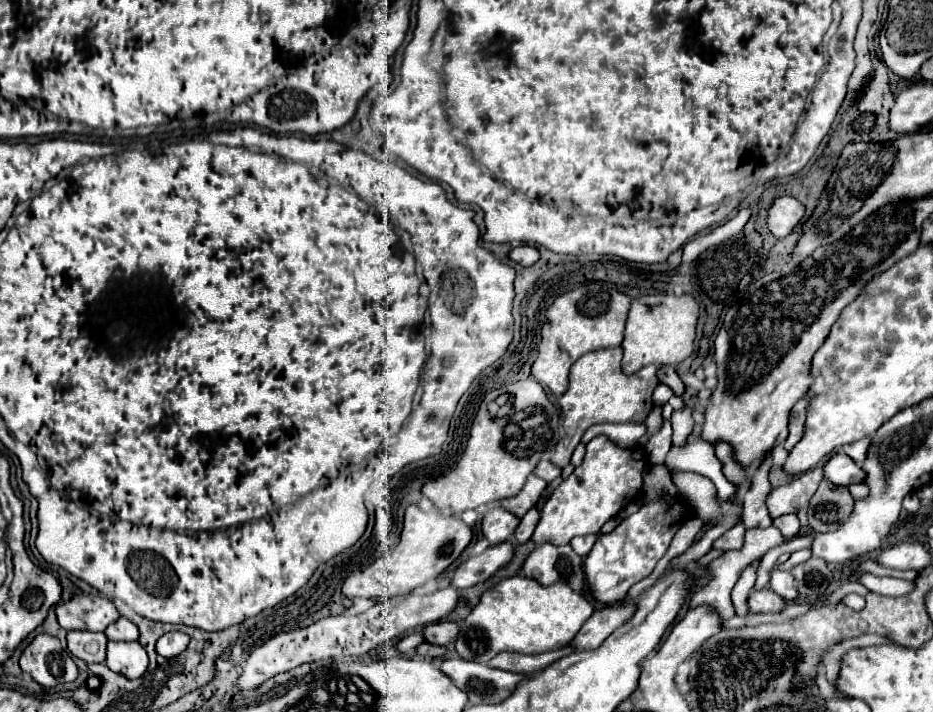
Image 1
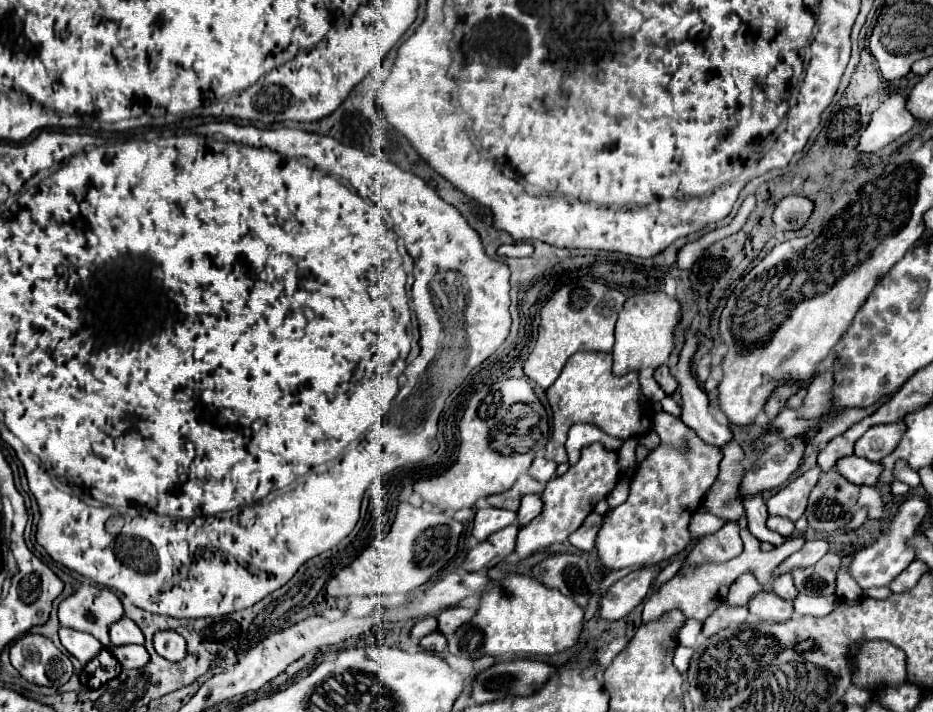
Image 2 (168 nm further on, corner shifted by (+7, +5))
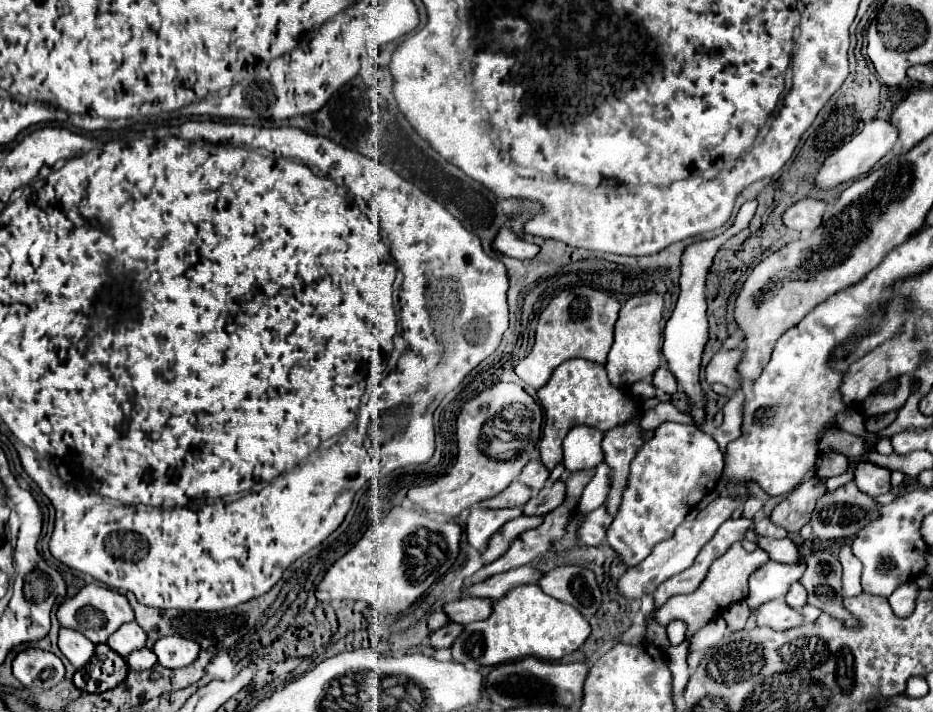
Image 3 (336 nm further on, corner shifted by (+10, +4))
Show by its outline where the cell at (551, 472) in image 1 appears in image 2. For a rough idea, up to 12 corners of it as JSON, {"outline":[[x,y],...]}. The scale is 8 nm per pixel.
{"outline":[[536,456],[528,474],[546,484],[556,476],[556,462]]}

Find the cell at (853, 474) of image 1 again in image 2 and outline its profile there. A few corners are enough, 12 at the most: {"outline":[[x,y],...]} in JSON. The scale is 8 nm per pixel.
{"outline":[[848,456],[836,466],[856,486],[878,486],[880,462]]}

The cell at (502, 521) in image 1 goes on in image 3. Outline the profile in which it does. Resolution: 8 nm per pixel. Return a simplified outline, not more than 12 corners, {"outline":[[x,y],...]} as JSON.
{"outline":[[471,509],[467,541],[483,551],[521,509]]}

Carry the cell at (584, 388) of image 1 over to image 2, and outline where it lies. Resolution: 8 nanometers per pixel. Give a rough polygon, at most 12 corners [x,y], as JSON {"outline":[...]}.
{"outline":[[578,352],[546,390],[552,440],[566,462],[572,424],[616,438],[652,426],[638,374],[612,374],[612,354]]}

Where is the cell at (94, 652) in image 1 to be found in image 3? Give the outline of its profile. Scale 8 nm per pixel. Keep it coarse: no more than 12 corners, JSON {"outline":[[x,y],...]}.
{"outline":[[61,629],[59,649],[77,669],[95,645],[79,631]]}

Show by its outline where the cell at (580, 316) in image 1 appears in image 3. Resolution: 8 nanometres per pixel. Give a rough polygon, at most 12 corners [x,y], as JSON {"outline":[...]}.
{"outline":[[591,287],[543,309],[515,367],[539,389],[567,359],[605,363],[621,305]]}

